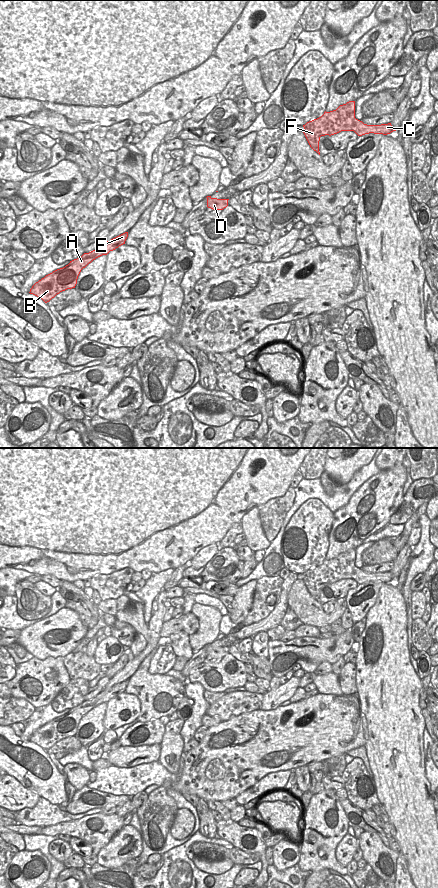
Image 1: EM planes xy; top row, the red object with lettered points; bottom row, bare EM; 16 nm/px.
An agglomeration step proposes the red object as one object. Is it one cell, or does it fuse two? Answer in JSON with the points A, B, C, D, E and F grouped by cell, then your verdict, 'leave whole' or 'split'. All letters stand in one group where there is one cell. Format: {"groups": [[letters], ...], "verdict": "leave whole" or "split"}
{"groups": [["A", "B", "C", "E", "F"], ["D"]], "verdict": "split"}

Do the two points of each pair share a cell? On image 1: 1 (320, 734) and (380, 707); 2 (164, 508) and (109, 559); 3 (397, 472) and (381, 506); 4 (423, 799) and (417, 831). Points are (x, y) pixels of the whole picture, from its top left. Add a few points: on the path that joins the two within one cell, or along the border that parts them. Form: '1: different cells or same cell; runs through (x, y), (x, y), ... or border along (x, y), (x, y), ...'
1: different cells; border along (356, 694), (360, 711), (365, 718), (368, 737)
2: same cell; runs through (148, 524), (135, 537), (135, 547), (125, 553)
3: same cell; runs through (391, 480), (381, 498)
4: same cell; runs through (417, 807), (417, 823)

